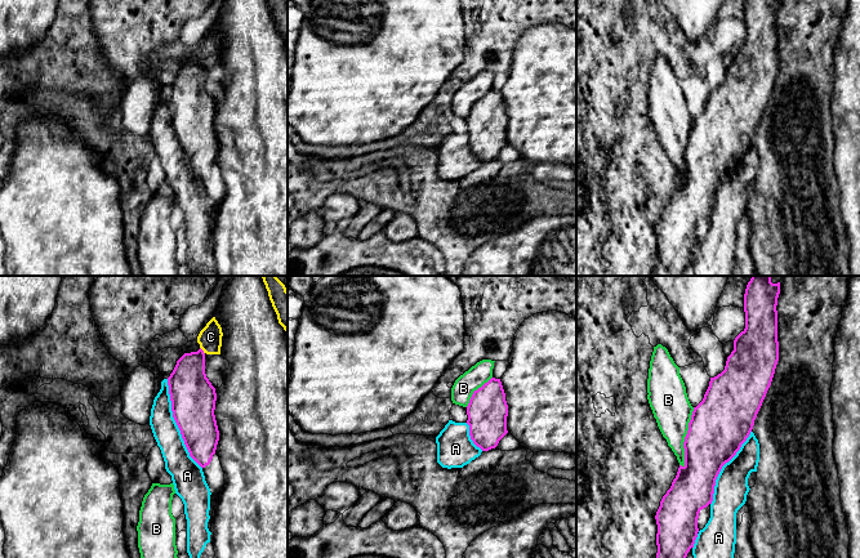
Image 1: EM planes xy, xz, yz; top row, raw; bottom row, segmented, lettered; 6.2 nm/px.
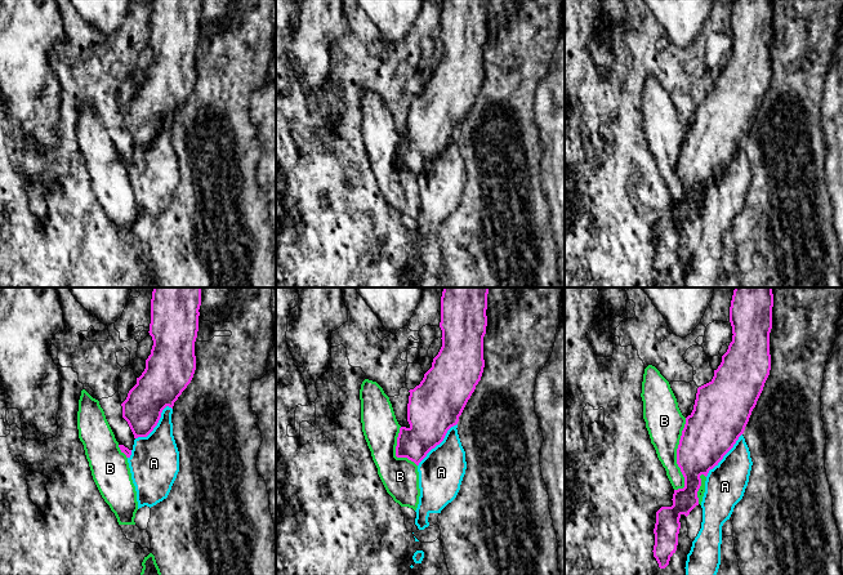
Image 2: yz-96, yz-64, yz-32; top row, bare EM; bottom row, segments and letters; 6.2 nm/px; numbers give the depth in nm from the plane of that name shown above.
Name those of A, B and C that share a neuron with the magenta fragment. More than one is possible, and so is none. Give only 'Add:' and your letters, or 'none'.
Add: A

